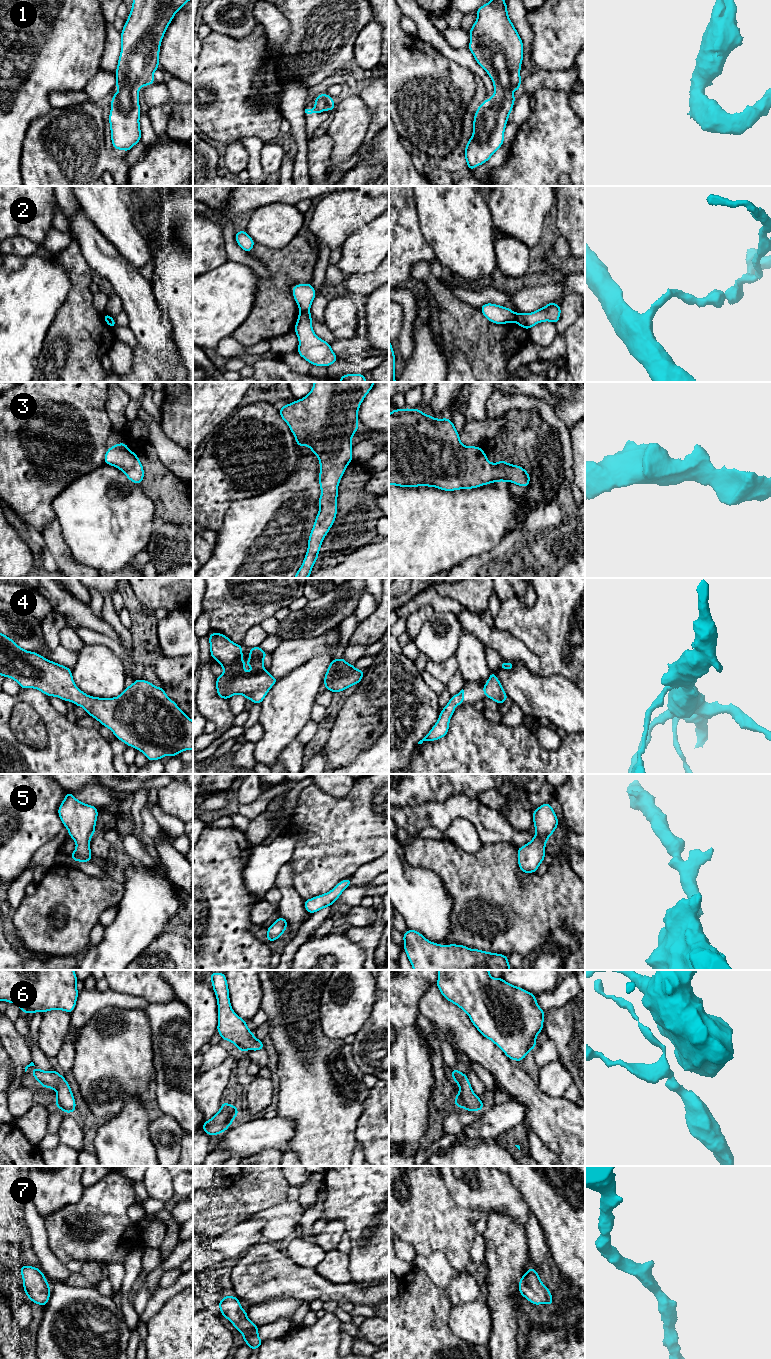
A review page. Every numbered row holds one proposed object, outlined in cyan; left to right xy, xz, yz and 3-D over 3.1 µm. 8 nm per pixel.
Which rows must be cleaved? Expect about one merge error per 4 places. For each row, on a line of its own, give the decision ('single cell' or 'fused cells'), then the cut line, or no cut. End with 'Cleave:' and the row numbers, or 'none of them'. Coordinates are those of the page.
1: single cell; cut none
2: fused cells; cut xz (308, 310), (300, 312)
3: single cell; cut none
4: single cell; cut none
5: single cell; cut none
6: single cell; cut none
7: single cell; cut none
Cleave: 2

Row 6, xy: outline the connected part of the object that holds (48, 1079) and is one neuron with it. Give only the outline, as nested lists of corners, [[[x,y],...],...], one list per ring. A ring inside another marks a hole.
[[[33,1062],[25,1067],[25,1072],[30,1066],[35,1067],[32,1071],[32,1076],[42,1085],[42,1088],[51,1088],[57,1092],[55,1106],[64,1113],[74,1113],[76,1102],[70,1085],[64,1076],[54,1069],[51,1071],[43,1071],[37,1068]]]

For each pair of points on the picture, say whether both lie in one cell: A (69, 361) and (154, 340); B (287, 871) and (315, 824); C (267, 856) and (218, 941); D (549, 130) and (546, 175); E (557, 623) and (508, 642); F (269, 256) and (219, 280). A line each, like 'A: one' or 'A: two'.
A: two
B: two
C: two
D: one
E: two
F: two

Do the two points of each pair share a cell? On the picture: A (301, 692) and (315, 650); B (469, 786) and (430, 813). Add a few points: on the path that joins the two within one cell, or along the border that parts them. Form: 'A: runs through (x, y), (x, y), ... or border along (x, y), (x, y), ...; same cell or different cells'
A: border along (332, 655), (316, 655), (292, 671); different cells
B: border along (476, 798), (450, 795), (445, 800), (435, 802); different cells

